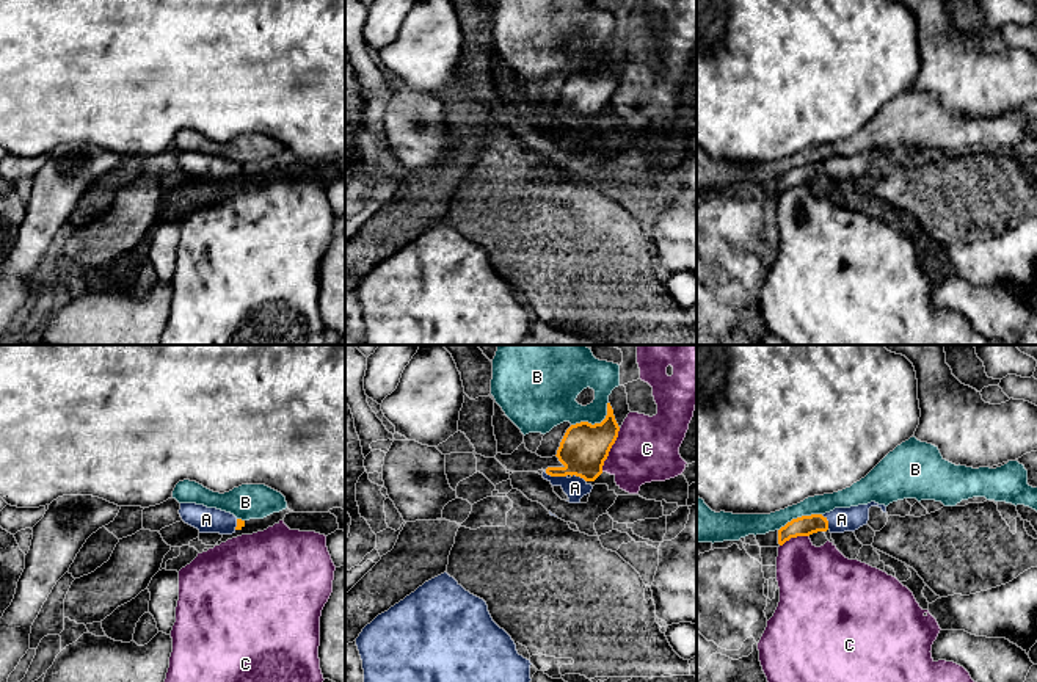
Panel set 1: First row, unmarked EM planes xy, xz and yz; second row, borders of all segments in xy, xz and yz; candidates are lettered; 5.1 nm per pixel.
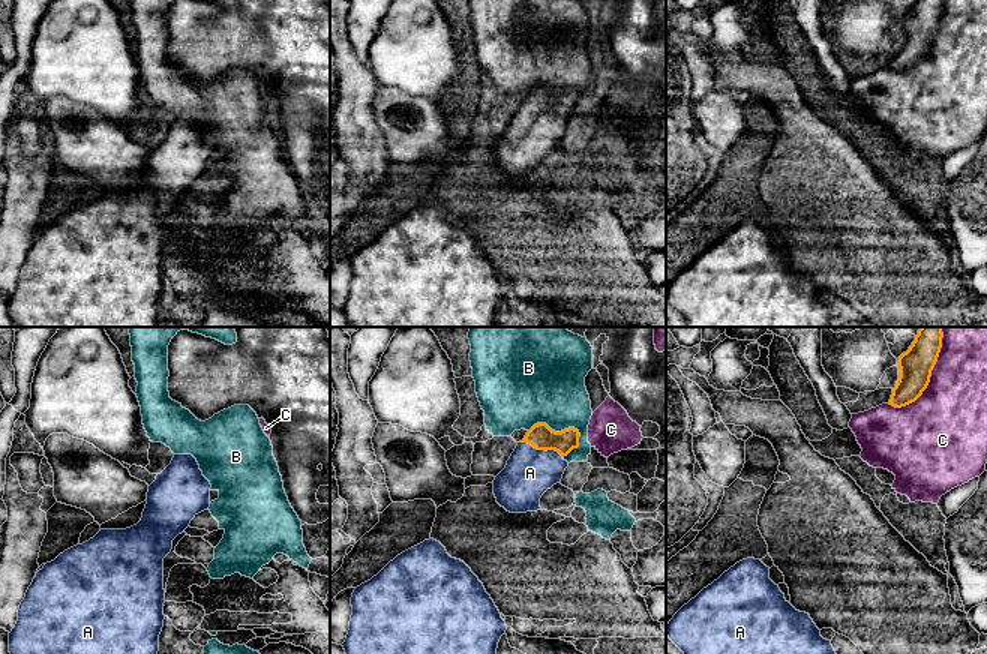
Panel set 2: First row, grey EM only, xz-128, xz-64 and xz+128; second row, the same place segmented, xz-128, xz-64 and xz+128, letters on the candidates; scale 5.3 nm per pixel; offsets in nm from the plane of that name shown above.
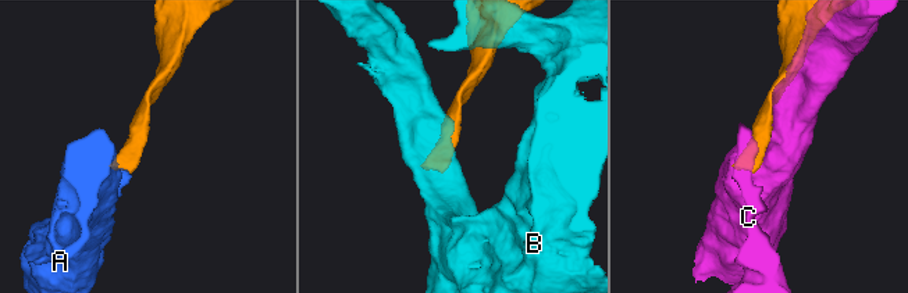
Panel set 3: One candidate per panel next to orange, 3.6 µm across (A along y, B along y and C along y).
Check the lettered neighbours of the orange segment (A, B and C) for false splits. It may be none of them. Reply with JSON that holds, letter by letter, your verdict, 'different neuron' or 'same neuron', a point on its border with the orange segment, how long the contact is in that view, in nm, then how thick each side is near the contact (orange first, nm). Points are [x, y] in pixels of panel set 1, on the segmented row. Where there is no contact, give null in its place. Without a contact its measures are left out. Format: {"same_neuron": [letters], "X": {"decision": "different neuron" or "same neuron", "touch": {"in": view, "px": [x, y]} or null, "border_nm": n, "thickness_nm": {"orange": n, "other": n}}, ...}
{"same_neuron": ["A"], "A": {"decision": "same neuron", "touch": {"in": "xz", "px": [556, 475]}, "border_nm": 120, "thickness_nm": {"orange": 240, "other": 110}}, "B": {"decision": "different neuron", "touch": {"in": "xz", "px": [595, 424]}, "border_nm": 220, "thickness_nm": {"orange": 240, "other": 240}}, "C": {"decision": "different neuron", "touch": {"in": "xz", "px": [609, 450]}, "border_nm": 240, "thickness_nm": {"orange": 240, "other": 320}}}

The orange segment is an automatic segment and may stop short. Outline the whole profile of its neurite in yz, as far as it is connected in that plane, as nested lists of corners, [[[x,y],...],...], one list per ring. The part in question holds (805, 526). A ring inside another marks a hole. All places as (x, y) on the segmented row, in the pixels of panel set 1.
[[[871,502],[868,505],[850,508],[835,508],[825,514],[811,514],[792,519],[778,530],[778,544],[783,546],[791,538],[810,536],[813,533],[827,530],[830,533],[855,531],[868,524],[871,506],[879,506],[883,513],[886,513],[885,505]]]

